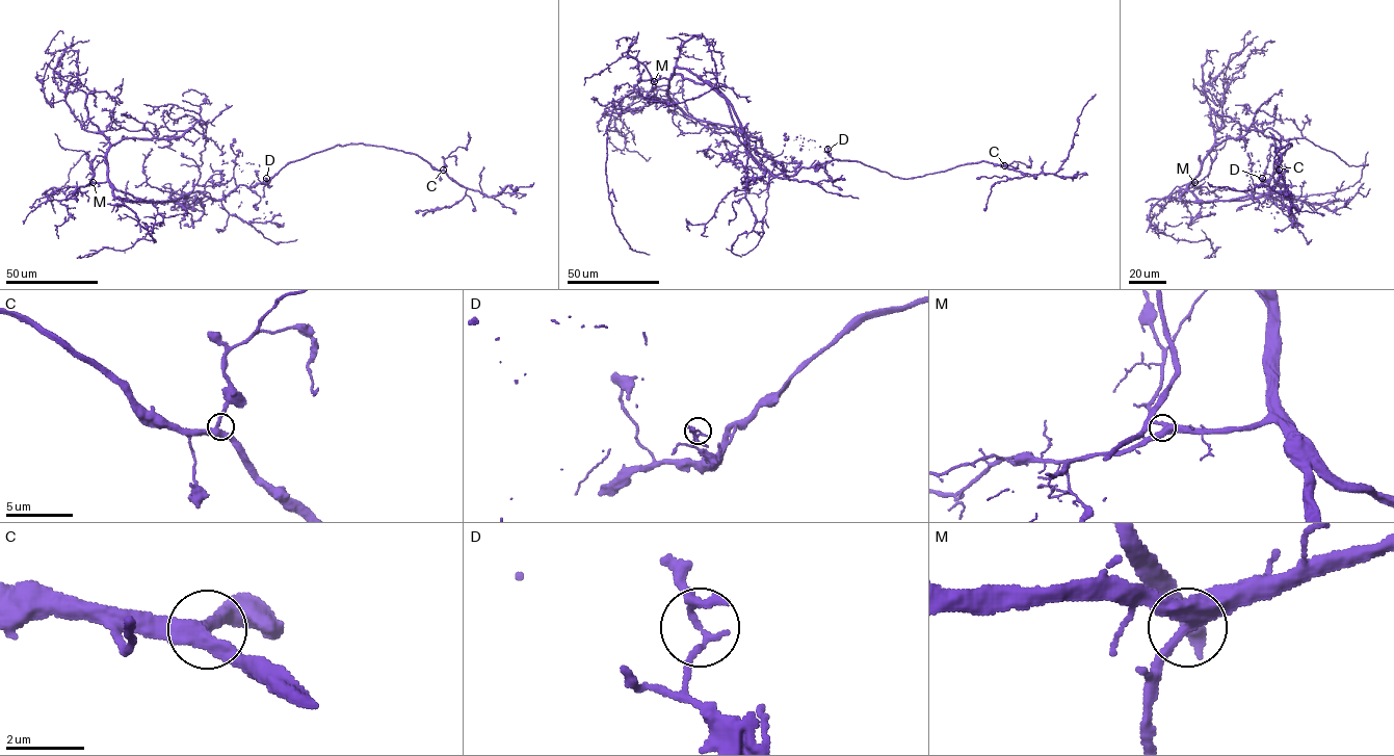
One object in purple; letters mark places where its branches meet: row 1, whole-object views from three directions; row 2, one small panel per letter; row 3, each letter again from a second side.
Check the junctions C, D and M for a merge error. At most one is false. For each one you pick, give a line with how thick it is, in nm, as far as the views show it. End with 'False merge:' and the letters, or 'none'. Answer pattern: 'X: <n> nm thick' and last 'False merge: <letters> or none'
D: 140 nm thick
False merge: D

